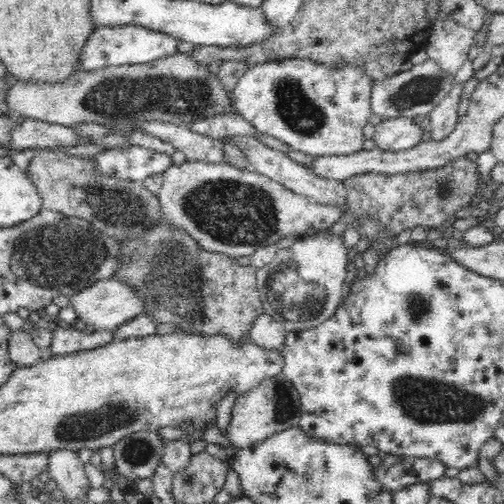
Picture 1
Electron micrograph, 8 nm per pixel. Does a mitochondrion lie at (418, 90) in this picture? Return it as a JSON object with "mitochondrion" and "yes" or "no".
{"mitochondrion":"yes"}

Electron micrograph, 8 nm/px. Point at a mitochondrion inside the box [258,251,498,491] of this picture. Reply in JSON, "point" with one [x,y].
{"point":[426,401]}

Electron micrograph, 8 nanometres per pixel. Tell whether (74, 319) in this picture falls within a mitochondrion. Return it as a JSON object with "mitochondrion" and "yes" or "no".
{"mitochondrion":"no"}

